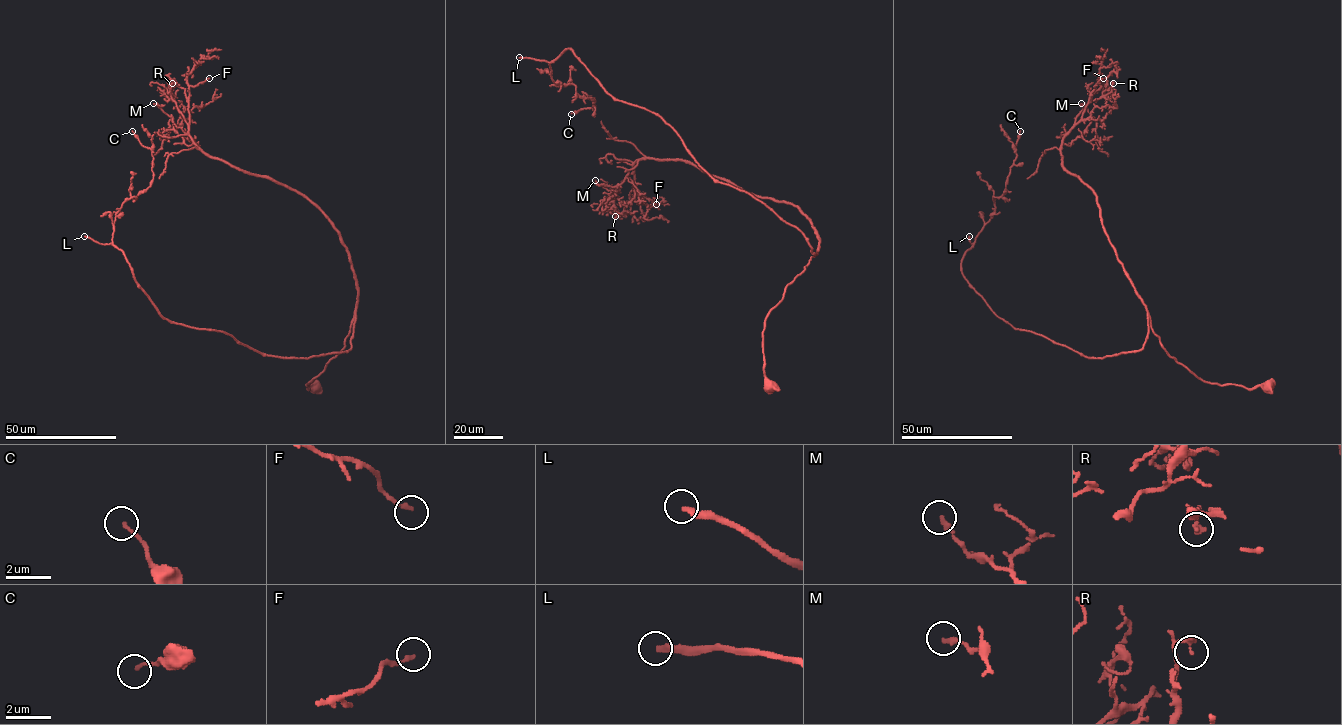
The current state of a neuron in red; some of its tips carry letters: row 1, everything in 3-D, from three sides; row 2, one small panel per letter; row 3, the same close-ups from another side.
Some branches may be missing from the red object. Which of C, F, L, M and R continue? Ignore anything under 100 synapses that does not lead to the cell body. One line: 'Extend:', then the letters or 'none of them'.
Extend: L

